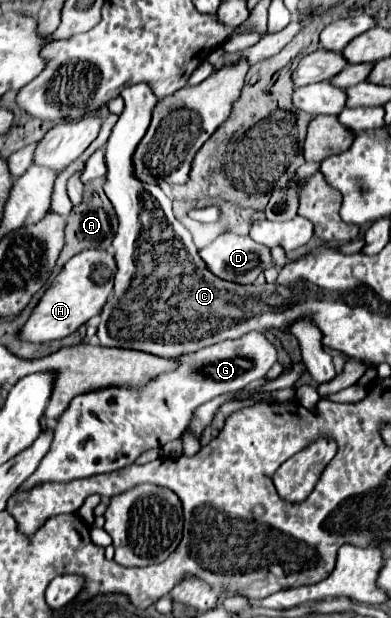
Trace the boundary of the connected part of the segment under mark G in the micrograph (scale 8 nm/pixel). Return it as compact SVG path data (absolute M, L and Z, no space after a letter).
M248 332L236 340L222 340L212 346L206 346L198 352L186 354L180 358L180 366L174 372L168 372L166 376L158 376L146 384L146 388L104 388L98 392L88 392L82 396L76 396L70 404L70 408L56 420L54 428L54 440L48 450L48 454L40 460L34 476L22 482L18 488L20 492L28 492L30 488L46 482L70 482L76 478L88 478L102 472L114 472L124 466L130 466L136 462L136 458L150 450L160 448L170 440L176 440L188 426L192 412L212 400L218 394L236 392L244 388L248 382L266 376L266 372L272 368L272 364L278 360L276 346L264 336L264 332Z

